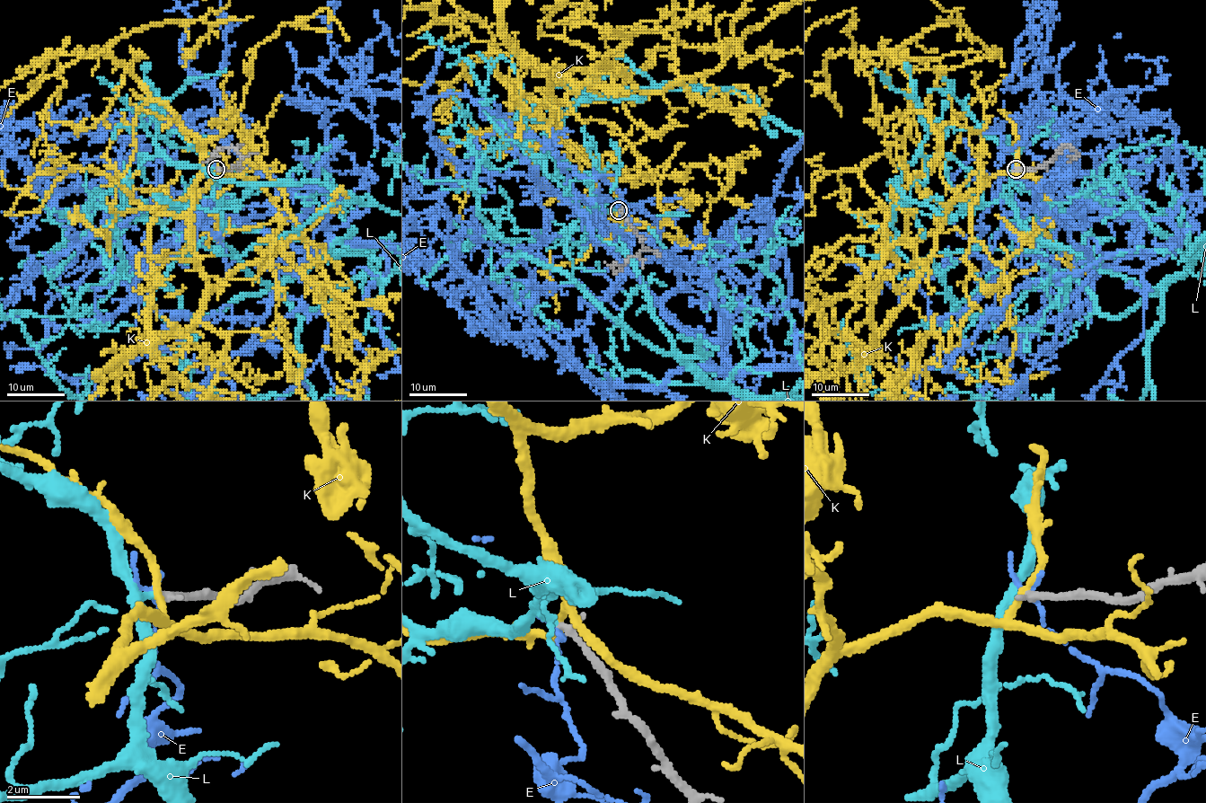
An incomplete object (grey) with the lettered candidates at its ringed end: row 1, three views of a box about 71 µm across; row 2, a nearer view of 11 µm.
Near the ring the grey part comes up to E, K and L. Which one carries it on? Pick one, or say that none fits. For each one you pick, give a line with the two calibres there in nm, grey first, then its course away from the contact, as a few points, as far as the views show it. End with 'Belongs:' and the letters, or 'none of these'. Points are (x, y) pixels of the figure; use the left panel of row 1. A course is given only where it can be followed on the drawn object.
L: calibres 200 and 220 nm
Belongs: L

